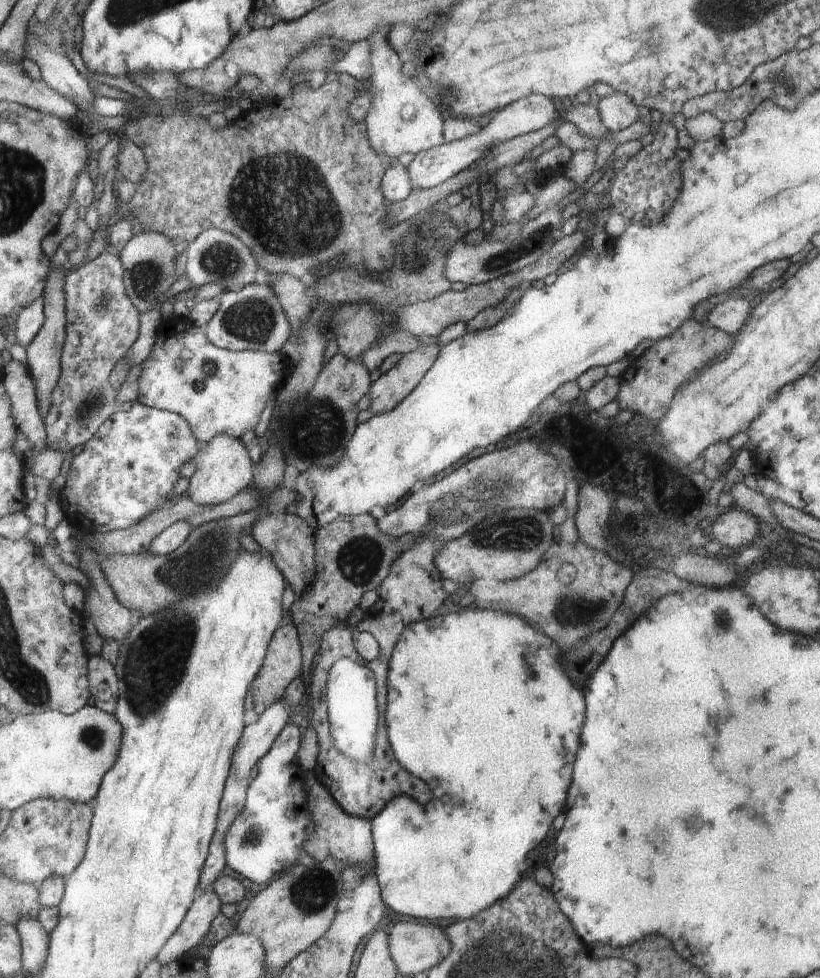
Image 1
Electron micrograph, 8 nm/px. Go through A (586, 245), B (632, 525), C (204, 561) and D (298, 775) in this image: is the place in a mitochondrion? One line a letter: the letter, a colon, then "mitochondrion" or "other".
A: other
B: mitochondrion
C: mitochondrion
D: other

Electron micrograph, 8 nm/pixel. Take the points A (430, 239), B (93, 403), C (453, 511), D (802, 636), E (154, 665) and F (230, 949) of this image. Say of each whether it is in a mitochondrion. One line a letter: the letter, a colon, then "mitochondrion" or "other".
A: mitochondrion
B: mitochondrion
C: mitochondrion
D: other
E: mitochondrion
F: other

